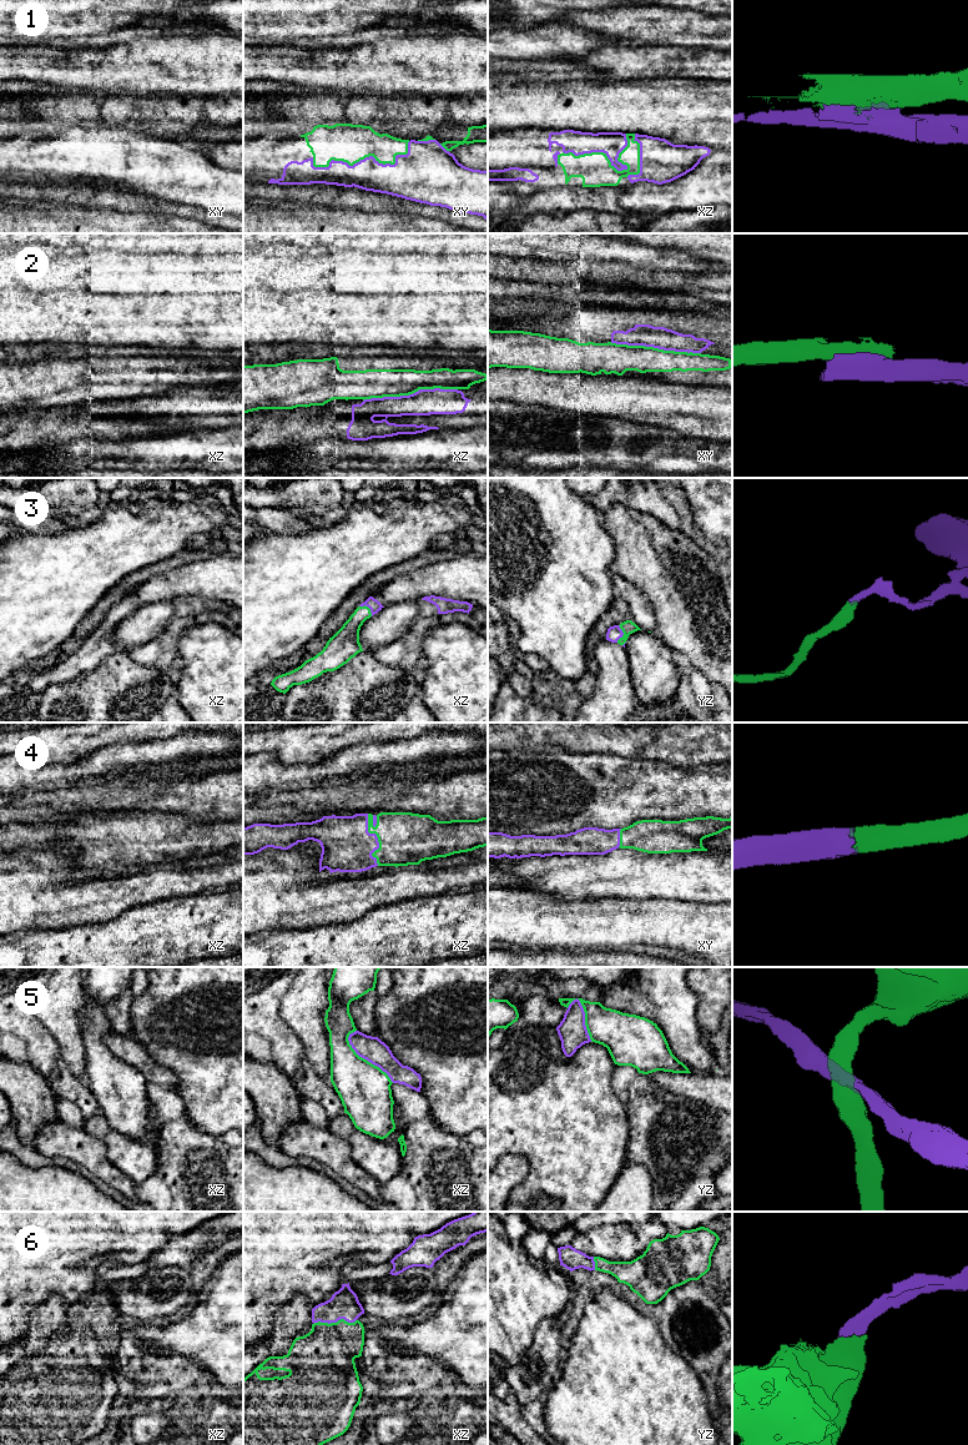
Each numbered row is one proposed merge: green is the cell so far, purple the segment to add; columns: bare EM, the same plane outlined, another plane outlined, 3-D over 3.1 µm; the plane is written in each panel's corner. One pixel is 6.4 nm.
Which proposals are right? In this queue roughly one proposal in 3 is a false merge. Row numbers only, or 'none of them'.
3, 4, 6

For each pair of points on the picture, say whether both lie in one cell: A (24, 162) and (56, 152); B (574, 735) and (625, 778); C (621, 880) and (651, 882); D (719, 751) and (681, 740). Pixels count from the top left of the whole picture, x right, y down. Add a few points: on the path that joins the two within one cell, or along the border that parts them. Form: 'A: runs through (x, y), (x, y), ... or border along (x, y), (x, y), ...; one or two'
A: runs through (31, 161), (49, 160); one
B: border along (566, 750), (576, 753), (610, 753), (624, 758); two
C: runs through (629, 880), (644, 880); one
D: runs through (710, 743), (707, 740), (690, 740); one

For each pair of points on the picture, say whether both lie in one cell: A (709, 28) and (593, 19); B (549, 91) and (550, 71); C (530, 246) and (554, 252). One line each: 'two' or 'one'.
A: one
B: two
C: one

